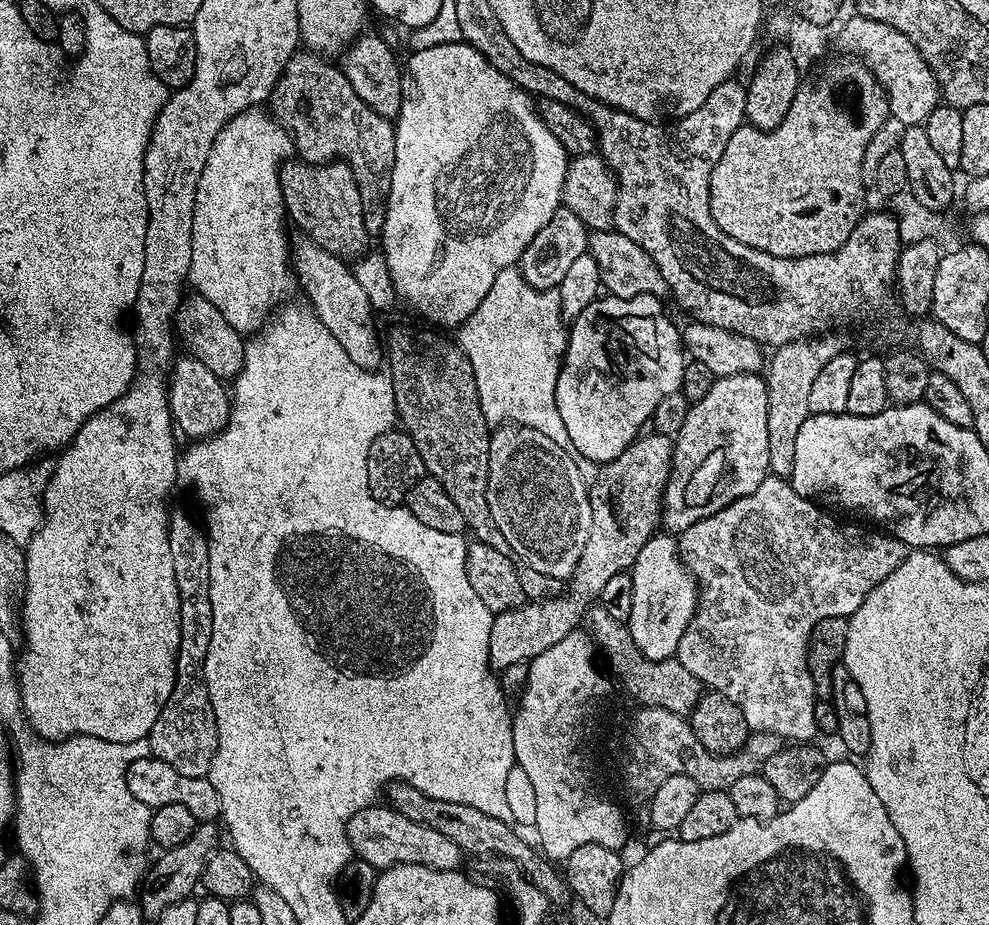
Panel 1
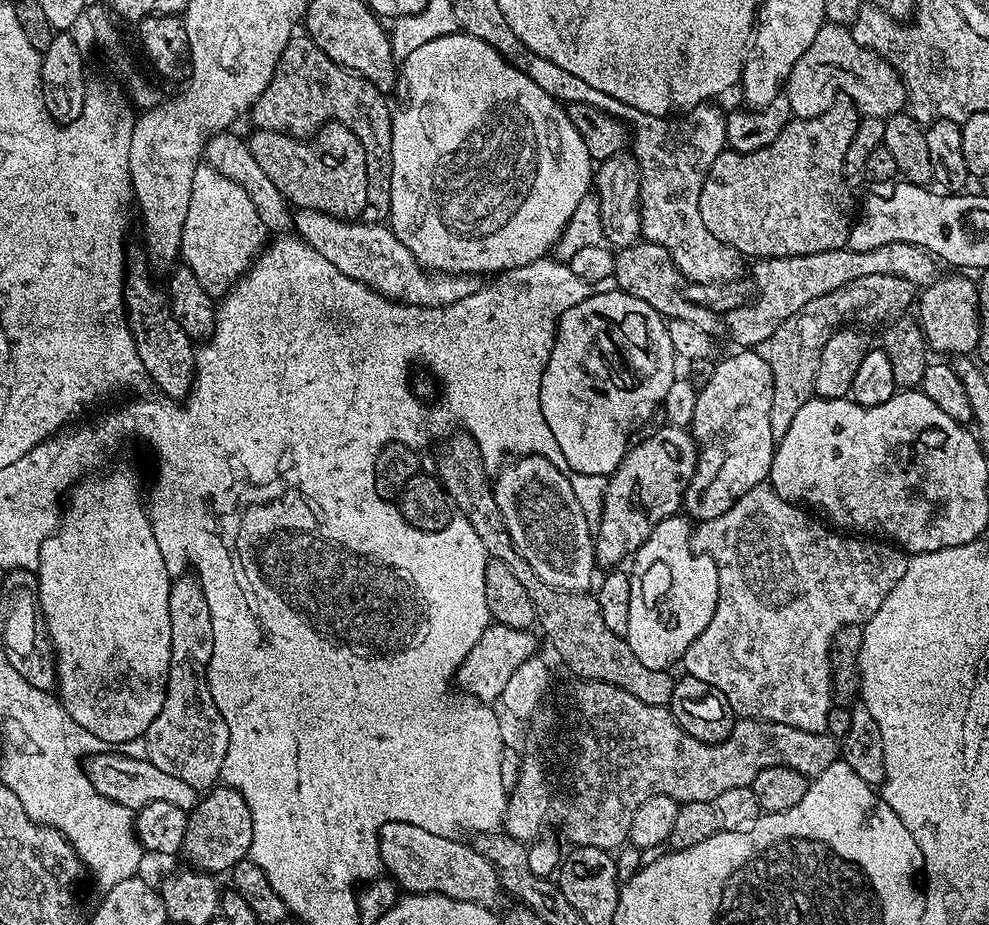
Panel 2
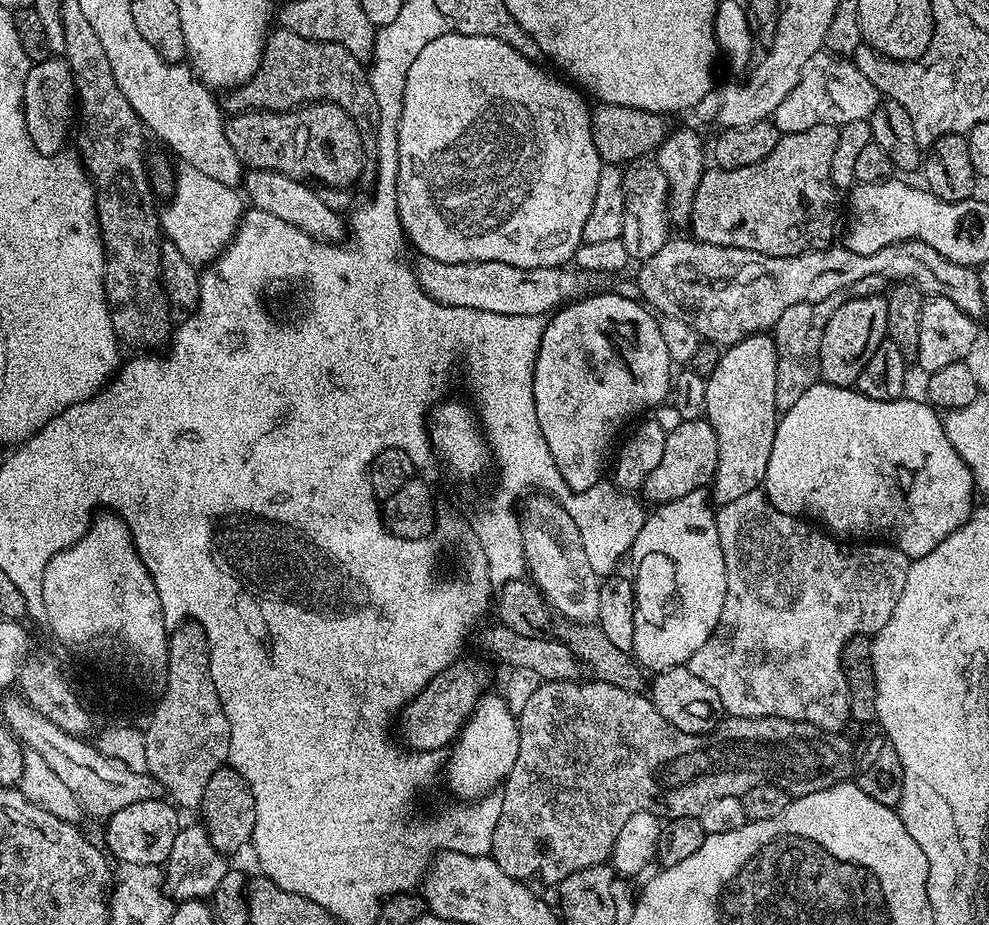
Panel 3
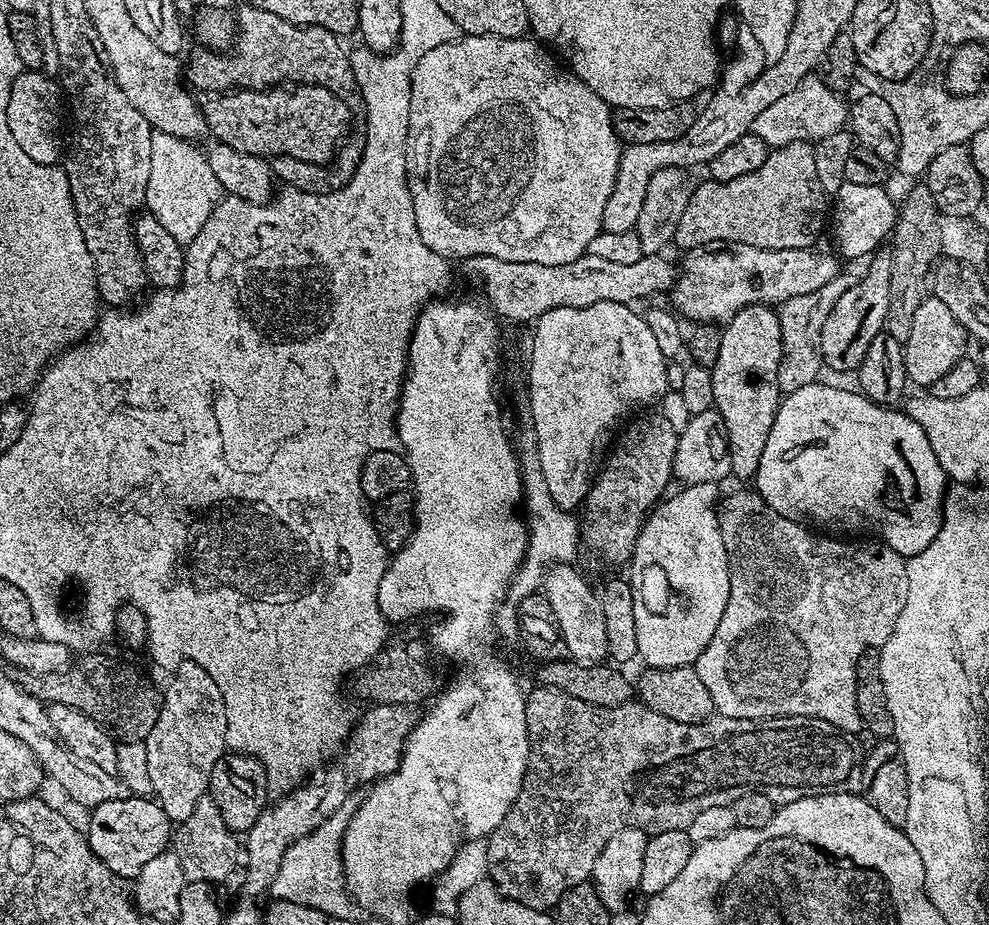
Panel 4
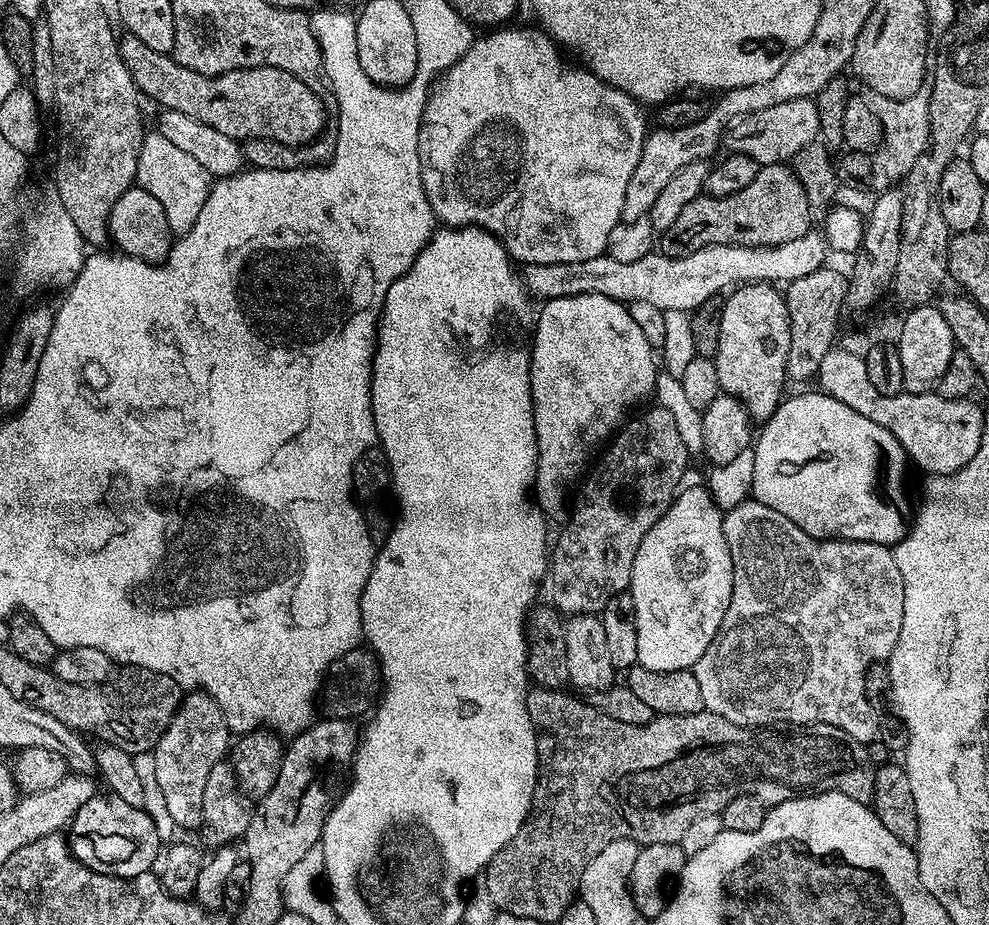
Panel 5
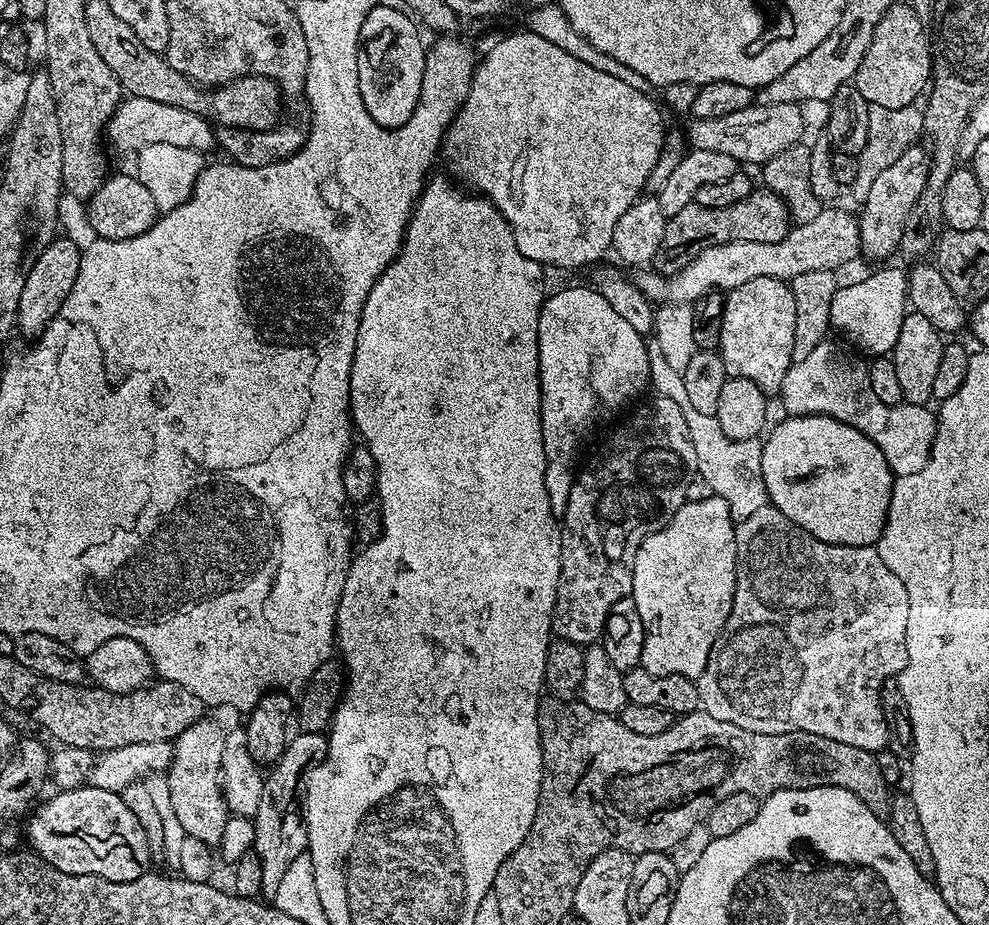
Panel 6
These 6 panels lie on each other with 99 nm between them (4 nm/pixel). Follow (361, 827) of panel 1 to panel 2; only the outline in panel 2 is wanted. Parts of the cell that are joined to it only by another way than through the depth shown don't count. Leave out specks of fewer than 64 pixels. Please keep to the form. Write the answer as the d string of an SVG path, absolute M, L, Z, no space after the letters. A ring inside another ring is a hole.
M395 820L380 827L380 863L405 893L437 892L455 900L481 904L495 909L496 899L502 896L502 881L489 860L482 858L471 844L451 840L451 835L441 835L420 822Z

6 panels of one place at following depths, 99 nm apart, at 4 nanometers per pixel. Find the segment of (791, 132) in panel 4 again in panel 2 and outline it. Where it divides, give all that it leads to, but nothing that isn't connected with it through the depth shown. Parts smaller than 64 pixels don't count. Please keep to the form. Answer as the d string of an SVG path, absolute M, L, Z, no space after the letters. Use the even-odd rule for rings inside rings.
M826 22L814 34L806 54L794 62L786 81L786 95L793 117L809 120L832 107L836 91L845 92L847 99L861 117L887 118L901 111L906 104L904 81L895 64L885 60L879 52L864 47L853 38L845 25Z

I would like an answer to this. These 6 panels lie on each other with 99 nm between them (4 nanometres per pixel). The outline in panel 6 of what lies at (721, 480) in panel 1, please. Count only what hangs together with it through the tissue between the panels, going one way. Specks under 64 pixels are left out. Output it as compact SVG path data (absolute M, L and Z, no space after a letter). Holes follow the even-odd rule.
M754 278L724 296L722 338L718 349L729 376L750 378L766 394L779 393L793 364L794 294L791 283L778 278Z

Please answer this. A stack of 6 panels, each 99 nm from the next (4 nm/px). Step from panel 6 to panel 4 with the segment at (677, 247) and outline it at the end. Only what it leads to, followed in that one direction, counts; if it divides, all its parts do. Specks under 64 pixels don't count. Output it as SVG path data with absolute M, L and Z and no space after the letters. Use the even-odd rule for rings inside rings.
M807 140L790 142L790 146L771 149L766 162L762 162L758 170L742 174L742 178L734 178L734 182L718 182L711 178L704 178L701 184L699 181L693 187L690 202L678 221L678 230L674 230L674 244L683 250L700 250L705 246L719 244L745 244L766 250L811 248L817 243L815 240L824 228L824 219L828 216L828 200L829 197L822 190L822 182L818 182L815 147Z

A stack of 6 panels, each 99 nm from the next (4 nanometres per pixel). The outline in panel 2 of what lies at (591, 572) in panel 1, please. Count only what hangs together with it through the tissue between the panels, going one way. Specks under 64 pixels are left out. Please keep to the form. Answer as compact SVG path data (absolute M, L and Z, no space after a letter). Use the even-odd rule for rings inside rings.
M663 427L650 433L645 440L637 439L624 453L620 465L607 477L604 505L594 528L597 565L619 565L616 563L624 555L635 554L644 545L658 522L681 511L684 490L696 469L698 449L688 428ZM489 623L486 630L482 630L482 638L474 642L470 654L462 662L456 672L455 683L461 693L473 696L475 700L485 702L499 701L506 682L513 676L514 670L525 667L528 660L536 652L535 631L526 628L515 628L505 624Z

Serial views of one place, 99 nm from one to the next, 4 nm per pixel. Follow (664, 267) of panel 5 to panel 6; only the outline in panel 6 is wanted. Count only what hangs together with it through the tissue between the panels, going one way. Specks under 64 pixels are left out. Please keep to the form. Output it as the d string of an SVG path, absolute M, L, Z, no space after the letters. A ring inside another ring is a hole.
M840 206L821 207L818 218L793 227L782 242L730 242L710 246L691 257L688 265L672 276L655 270L640 270L634 276L634 282L653 305L692 306L713 290L731 290L754 278L778 278L790 282L798 274L806 274L810 270L840 270L843 264L861 255L860 221L853 213L851 216L836 207Z

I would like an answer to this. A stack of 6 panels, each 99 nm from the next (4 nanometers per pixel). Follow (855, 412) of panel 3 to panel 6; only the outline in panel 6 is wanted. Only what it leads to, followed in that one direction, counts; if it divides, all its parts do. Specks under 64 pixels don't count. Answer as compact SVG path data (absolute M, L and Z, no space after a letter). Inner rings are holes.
M788 416L770 432L762 440L762 482L766 482L768 504L822 542L838 546L875 546L888 521L888 503L894 483L886 458L876 443L854 426L829 416Z

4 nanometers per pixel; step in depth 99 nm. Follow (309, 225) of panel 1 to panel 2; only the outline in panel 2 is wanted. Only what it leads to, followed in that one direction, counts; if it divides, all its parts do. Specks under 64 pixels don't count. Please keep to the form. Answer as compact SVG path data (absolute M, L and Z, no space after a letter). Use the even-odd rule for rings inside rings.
M329 123L320 129L315 136L311 138L301 138L298 136L290 136L286 132L261 132L253 131L253 136L247 137L248 149L250 154L254 154L254 162L258 162L258 166L262 166L266 178L270 178L270 182L274 182L274 186L278 186L278 190L288 199L297 209L313 208L315 212L325 212L331 216L336 216L340 220L349 222L355 221L357 218L363 217L365 208L368 207L366 202L366 154L362 150L362 142L358 142L358 138L354 138L352 131L341 124Z

